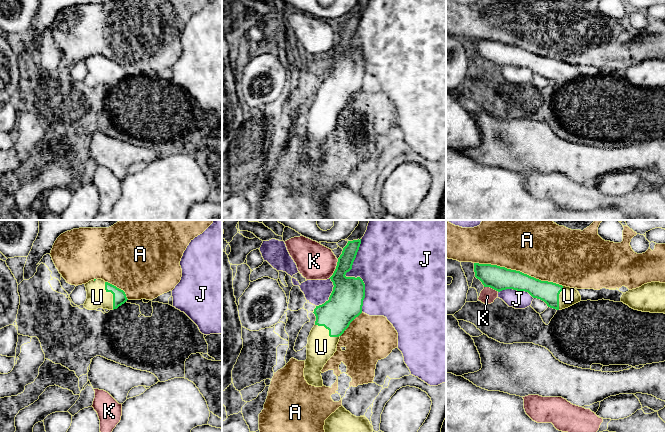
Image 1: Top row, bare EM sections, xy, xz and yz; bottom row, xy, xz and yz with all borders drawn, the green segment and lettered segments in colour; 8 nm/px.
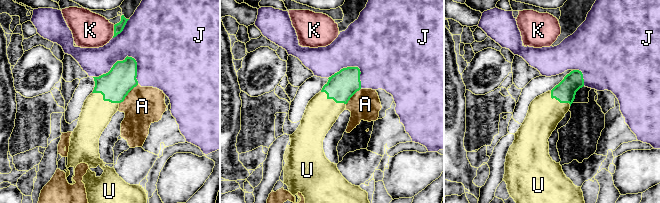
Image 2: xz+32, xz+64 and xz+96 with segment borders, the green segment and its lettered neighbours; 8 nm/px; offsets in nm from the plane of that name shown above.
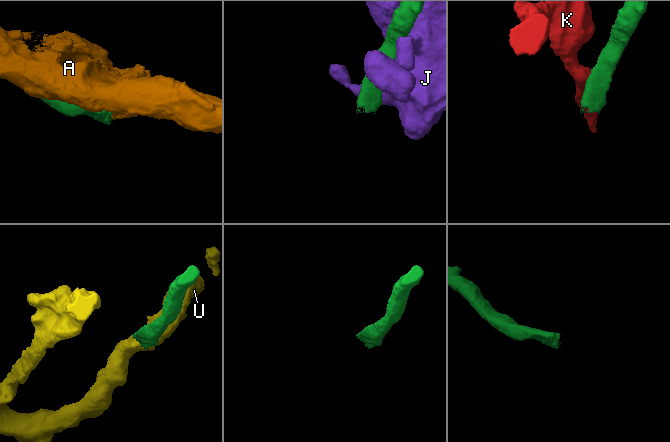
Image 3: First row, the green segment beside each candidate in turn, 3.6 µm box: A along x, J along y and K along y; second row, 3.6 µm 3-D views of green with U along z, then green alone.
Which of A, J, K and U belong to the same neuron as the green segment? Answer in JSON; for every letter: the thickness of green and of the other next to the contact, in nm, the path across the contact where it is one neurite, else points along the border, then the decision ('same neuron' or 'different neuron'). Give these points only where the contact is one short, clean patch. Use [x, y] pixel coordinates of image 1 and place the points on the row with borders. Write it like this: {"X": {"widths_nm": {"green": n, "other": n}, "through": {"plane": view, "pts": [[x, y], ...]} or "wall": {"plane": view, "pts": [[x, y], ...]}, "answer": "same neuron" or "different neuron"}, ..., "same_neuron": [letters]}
{"A": {"widths_nm": {"green": 190, "other": 500}, "answer": "different neuron"}, "J": {"widths_nm": {"green": 280, "other": 380}, "answer": "different neuron"}, "K": {"widths_nm": {"green": 260, "other": 300}, "wall": {"plane": "xz", "pts": [[338, 259], [334, 272], [328, 278]]}, "answer": "different neuron"}, "U": {"widths_nm": {"green": 110, "other": 170}, "through": {"plane": "xy", "pts": [[119, 297], [113, 295], [99, 295], [97, 297]]}, "answer": "same neuron"}, "same_neuron": ["U"]}

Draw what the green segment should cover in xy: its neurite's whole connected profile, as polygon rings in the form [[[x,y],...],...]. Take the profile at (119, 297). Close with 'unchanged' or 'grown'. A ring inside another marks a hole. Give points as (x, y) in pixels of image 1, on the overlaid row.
[[[102,279],[91,280],[85,284],[85,287],[87,299],[84,307],[88,310],[98,308],[114,310],[128,300],[123,290]]]; grown

